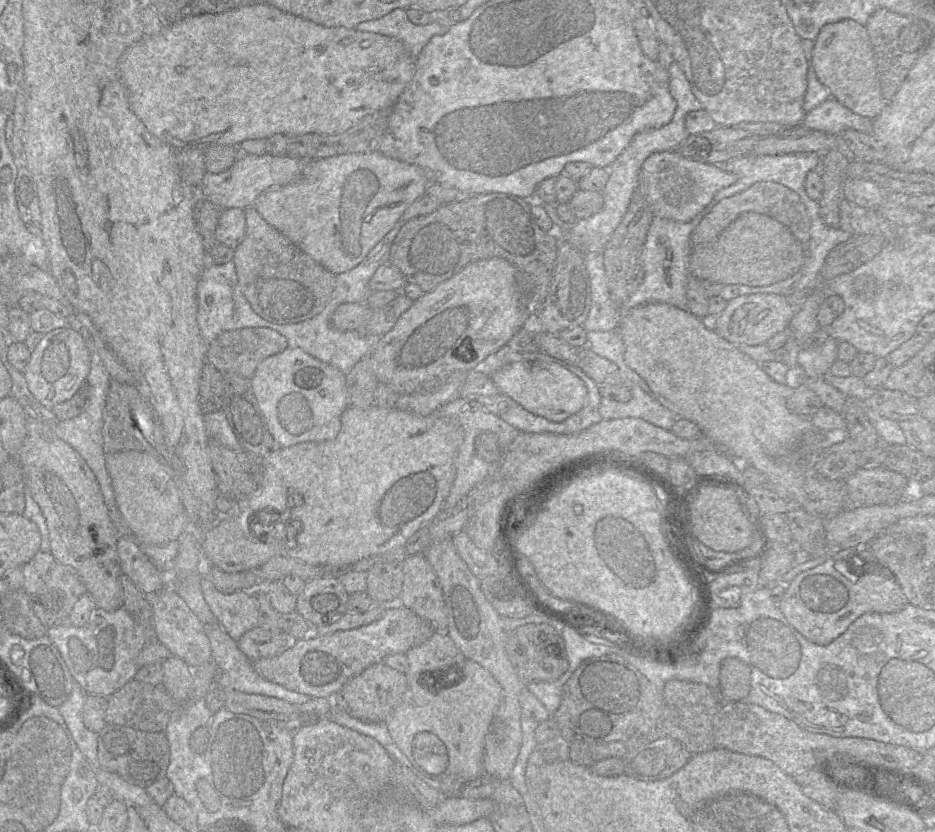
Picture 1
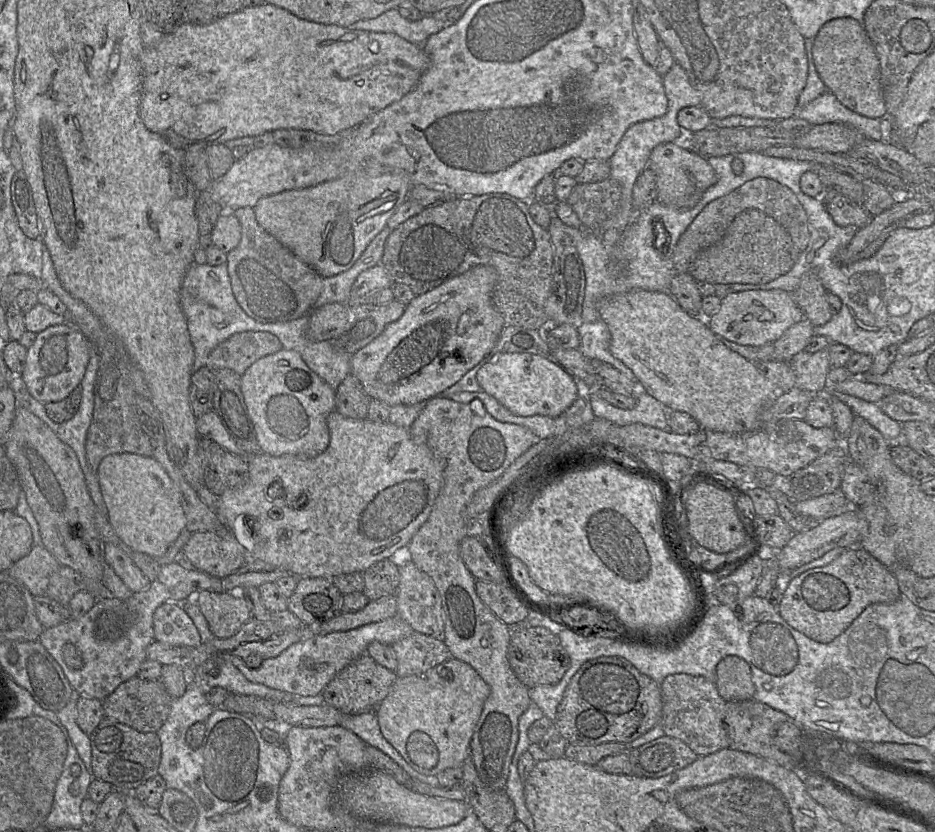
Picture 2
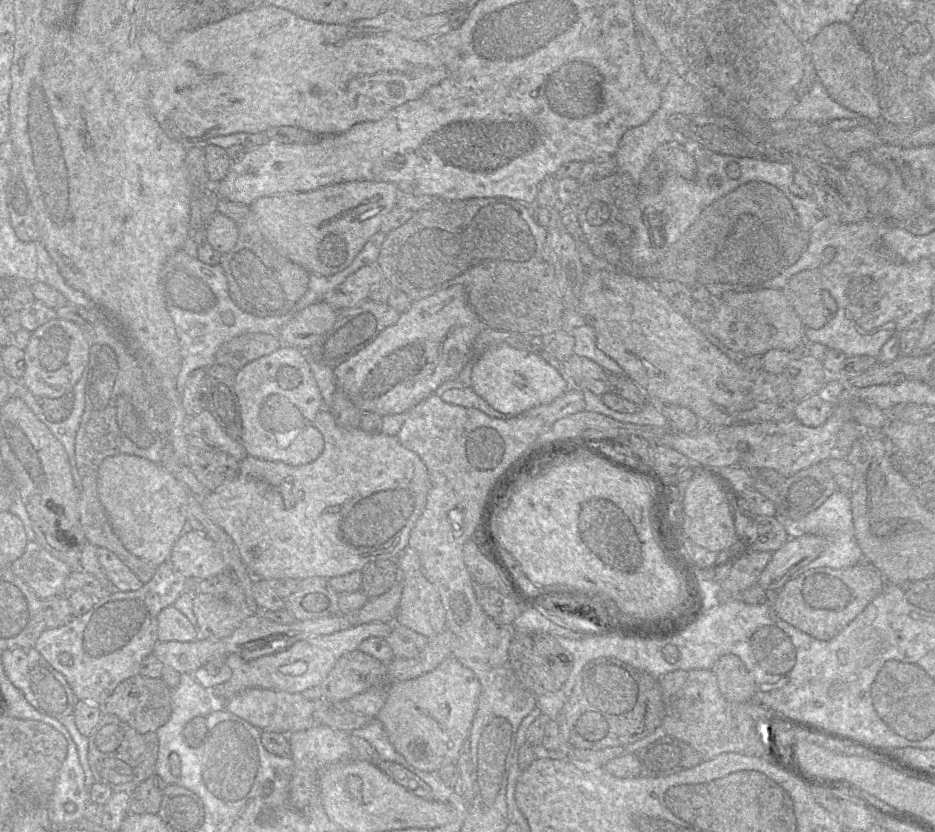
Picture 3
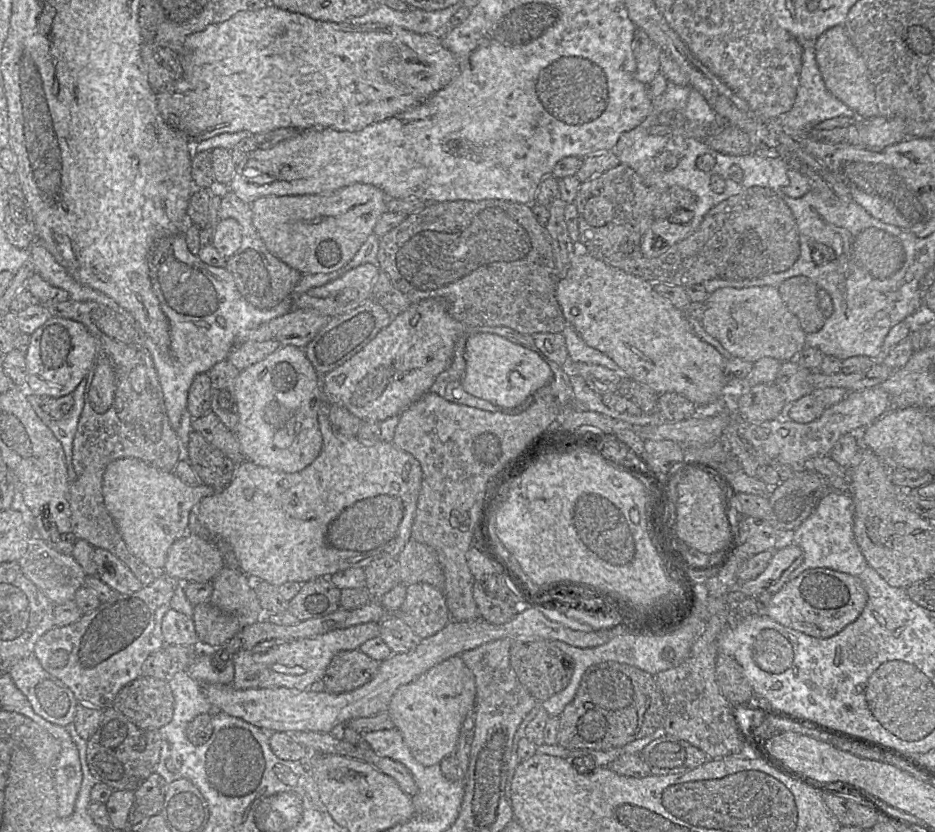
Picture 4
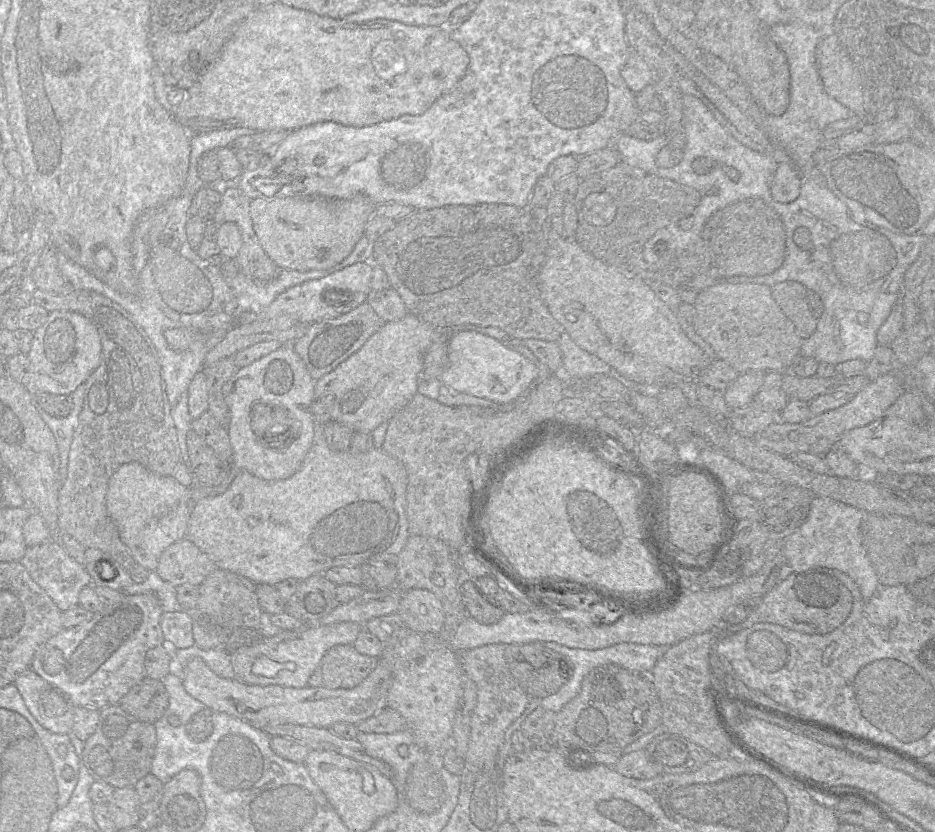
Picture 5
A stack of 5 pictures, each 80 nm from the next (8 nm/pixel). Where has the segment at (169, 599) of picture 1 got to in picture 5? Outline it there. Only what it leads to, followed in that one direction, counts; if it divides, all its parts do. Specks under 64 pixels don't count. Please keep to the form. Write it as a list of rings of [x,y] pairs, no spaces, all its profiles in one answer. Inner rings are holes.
[[[186,610],[163,612],[160,618],[164,642],[171,648],[188,648],[195,644],[193,617]]]

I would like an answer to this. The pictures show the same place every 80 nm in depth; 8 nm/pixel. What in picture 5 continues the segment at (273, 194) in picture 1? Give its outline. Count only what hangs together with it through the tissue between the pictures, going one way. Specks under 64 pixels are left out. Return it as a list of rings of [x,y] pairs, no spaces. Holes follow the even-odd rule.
[[[363,195],[345,200],[308,197],[258,197],[250,201],[255,234],[267,256],[280,268],[324,270],[342,262],[364,236],[375,204]]]

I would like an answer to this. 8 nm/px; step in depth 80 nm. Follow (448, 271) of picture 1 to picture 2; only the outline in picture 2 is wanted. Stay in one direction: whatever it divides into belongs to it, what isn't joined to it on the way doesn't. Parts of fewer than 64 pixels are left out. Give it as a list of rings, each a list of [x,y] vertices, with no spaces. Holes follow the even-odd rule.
[[[490,193],[479,196],[459,197],[448,202],[427,207],[417,215],[409,218],[397,228],[395,228],[387,238],[384,252],[380,264],[389,274],[393,284],[404,284],[408,286],[416,295],[425,294],[448,279],[458,276],[470,268],[477,265],[488,265],[493,267],[497,273],[497,280],[492,291],[492,305],[495,310],[503,317],[505,326],[519,326],[527,329],[540,329],[548,321],[545,313],[545,303],[550,295],[552,286],[552,265],[553,265],[553,245],[547,229],[540,227],[533,219],[526,201],[503,193]]]

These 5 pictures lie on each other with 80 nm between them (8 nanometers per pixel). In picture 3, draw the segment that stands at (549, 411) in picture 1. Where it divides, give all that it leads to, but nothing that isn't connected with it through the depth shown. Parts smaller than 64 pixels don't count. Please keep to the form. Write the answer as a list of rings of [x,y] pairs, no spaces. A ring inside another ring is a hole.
[[[507,344],[492,345],[482,354],[473,351],[471,388],[495,410],[519,415],[530,408],[547,404],[562,396],[567,388],[562,375],[540,356]]]

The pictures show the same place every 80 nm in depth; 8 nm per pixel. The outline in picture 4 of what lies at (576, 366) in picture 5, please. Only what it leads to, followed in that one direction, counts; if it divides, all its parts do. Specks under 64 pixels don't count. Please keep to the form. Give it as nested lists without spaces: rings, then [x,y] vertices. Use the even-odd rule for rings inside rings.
[[[570,325],[562,330],[568,351],[569,363],[586,363],[600,365],[617,373],[621,380],[625,376],[623,370],[608,356],[600,351],[589,347]]]

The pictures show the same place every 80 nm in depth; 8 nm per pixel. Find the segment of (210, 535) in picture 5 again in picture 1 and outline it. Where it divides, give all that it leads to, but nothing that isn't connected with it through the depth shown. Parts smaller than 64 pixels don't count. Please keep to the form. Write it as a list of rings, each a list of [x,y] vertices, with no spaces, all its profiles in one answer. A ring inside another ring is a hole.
[[[376,405],[367,409],[347,407],[335,439],[303,442],[266,455],[260,488],[235,503],[235,515],[242,509],[257,509],[260,516],[263,509],[270,507],[275,519],[267,529],[276,530],[280,536],[280,555],[311,565],[346,567],[403,545],[421,526],[437,517],[455,479],[455,459],[463,440],[462,427],[436,413],[420,416]]]

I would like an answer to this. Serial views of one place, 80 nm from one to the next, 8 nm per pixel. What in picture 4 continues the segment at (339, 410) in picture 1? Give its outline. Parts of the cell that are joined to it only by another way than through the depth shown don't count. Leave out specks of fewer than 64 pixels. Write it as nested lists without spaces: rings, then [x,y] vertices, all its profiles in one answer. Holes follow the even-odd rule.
[[[280,346],[263,360],[240,371],[235,382],[239,422],[234,432],[248,461],[262,467],[295,473],[310,465],[320,454],[323,437],[318,415],[321,402],[321,376],[304,349]]]

